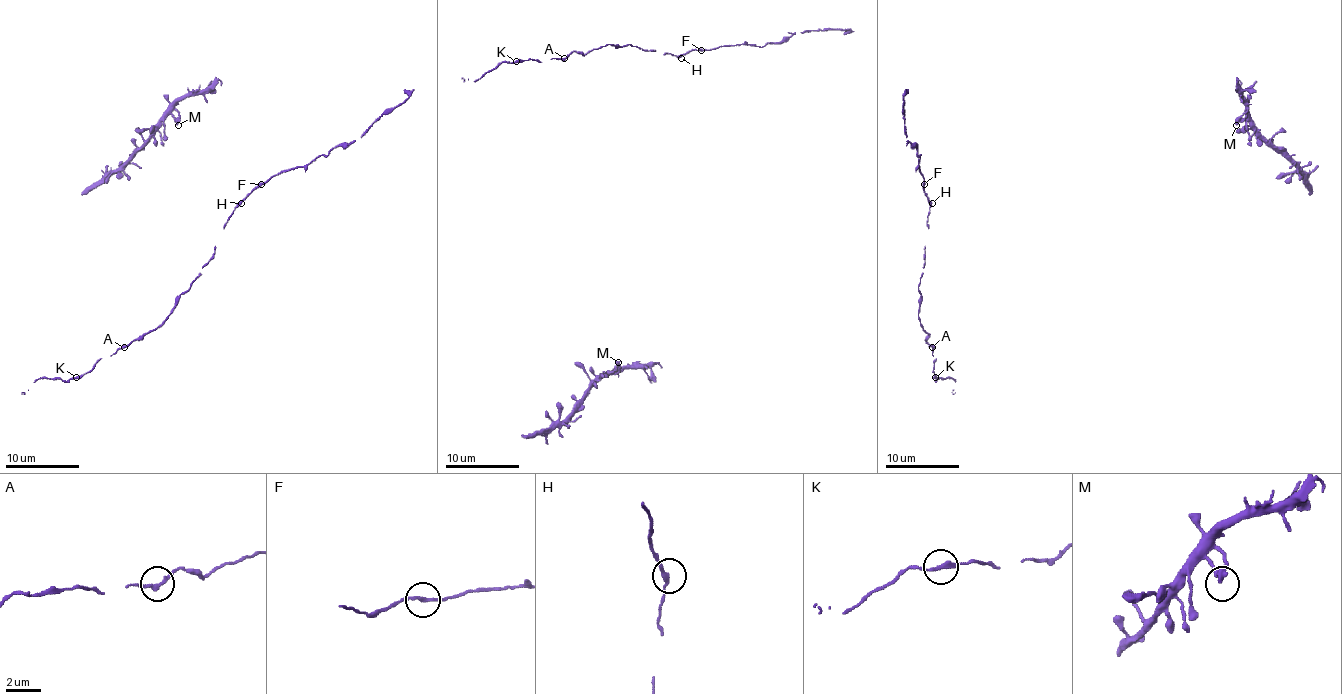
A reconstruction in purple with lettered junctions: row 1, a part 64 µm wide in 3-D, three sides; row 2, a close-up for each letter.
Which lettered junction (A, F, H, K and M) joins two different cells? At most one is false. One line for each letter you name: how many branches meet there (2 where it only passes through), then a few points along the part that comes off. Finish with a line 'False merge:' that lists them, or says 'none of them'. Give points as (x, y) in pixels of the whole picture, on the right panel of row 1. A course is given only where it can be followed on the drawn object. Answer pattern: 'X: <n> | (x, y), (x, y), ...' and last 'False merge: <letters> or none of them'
False merge: none of them

